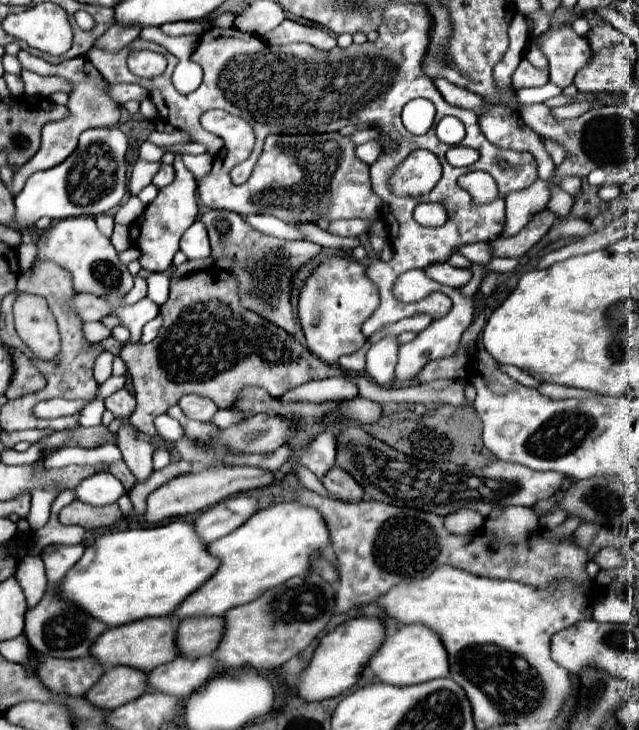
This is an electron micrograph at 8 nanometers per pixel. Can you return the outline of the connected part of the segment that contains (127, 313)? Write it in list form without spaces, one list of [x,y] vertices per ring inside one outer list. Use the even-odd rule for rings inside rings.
[[[143,297],[139,303],[129,307],[111,307],[111,315],[117,317],[123,327],[129,329],[133,343],[141,339],[143,325],[155,319],[157,313],[159,313],[159,307],[149,297]]]

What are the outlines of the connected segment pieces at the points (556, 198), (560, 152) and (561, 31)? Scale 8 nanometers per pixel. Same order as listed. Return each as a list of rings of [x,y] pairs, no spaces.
[[[553,189],[553,195],[551,195],[551,201],[547,205],[547,209],[551,209],[557,217],[567,217],[571,213],[571,207],[573,207],[573,197],[563,193],[561,189]]]
[[[545,139],[545,147],[549,149],[549,155],[551,155],[551,159],[553,159],[553,163],[555,163],[555,165],[559,165],[559,163],[561,163],[561,161],[567,157],[565,147],[563,147],[563,145],[559,145],[557,141]]]
[[[561,25],[557,31],[549,31],[539,39],[543,53],[549,59],[549,77],[557,87],[573,83],[575,73],[589,61],[591,49],[585,37],[579,37],[573,29]]]

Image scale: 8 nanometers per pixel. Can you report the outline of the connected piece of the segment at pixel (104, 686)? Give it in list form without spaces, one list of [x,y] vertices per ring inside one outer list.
[[[107,669],[101,679],[85,693],[85,699],[105,711],[121,707],[147,691],[147,675],[135,669]]]

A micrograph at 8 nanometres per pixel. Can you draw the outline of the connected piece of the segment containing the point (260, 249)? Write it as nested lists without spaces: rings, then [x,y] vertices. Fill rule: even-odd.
[[[207,211],[201,221],[207,227],[209,241],[211,241],[211,257],[215,261],[219,259],[231,259],[231,267],[227,269],[239,283],[239,299],[241,305],[267,321],[275,323],[277,327],[285,329],[289,335],[295,337],[297,325],[293,317],[293,307],[291,307],[291,283],[293,275],[313,261],[323,247],[311,241],[287,241],[279,237],[269,237],[263,235],[255,229],[251,229],[237,213],[227,213],[227,211]]]

